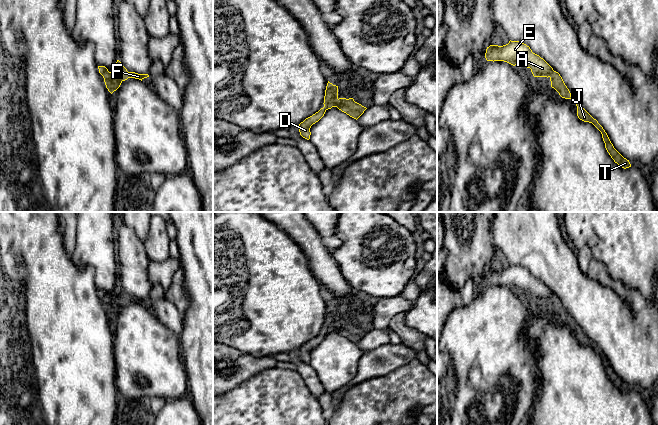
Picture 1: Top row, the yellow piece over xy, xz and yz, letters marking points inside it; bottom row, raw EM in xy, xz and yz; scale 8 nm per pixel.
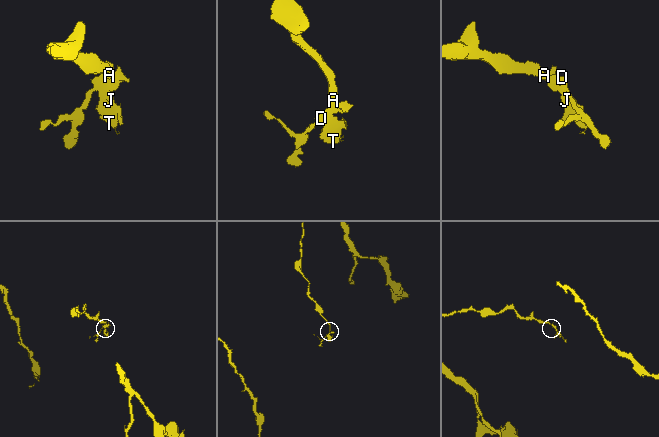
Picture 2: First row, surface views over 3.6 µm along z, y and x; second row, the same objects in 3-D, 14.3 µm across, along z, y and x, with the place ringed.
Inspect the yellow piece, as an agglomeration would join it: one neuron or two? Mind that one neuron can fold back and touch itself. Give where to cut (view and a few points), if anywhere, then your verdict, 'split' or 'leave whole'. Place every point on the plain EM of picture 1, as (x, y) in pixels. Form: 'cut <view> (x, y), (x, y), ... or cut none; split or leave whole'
cut none; leave whole

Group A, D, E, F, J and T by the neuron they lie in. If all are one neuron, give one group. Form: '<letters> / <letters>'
A D E F J T

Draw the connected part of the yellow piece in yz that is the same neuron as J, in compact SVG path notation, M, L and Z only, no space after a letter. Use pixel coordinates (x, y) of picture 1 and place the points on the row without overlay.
M509 265L503 270L490 269L486 273L485 282L487 285L504 285L513 290L520 289L531 293L534 301L549 301L551 311L554 312L562 322L571 323L577 330L577 340L584 346L592 347L602 358L605 372L611 382L620 391L626 393L631 391L629 384L624 382L613 370L603 351L594 343L580 327L572 321L560 298L539 279L532 276L529 270L519 265Z

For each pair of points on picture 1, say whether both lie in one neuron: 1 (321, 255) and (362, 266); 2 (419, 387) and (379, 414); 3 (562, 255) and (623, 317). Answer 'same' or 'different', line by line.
1: different
2: same
3: same

